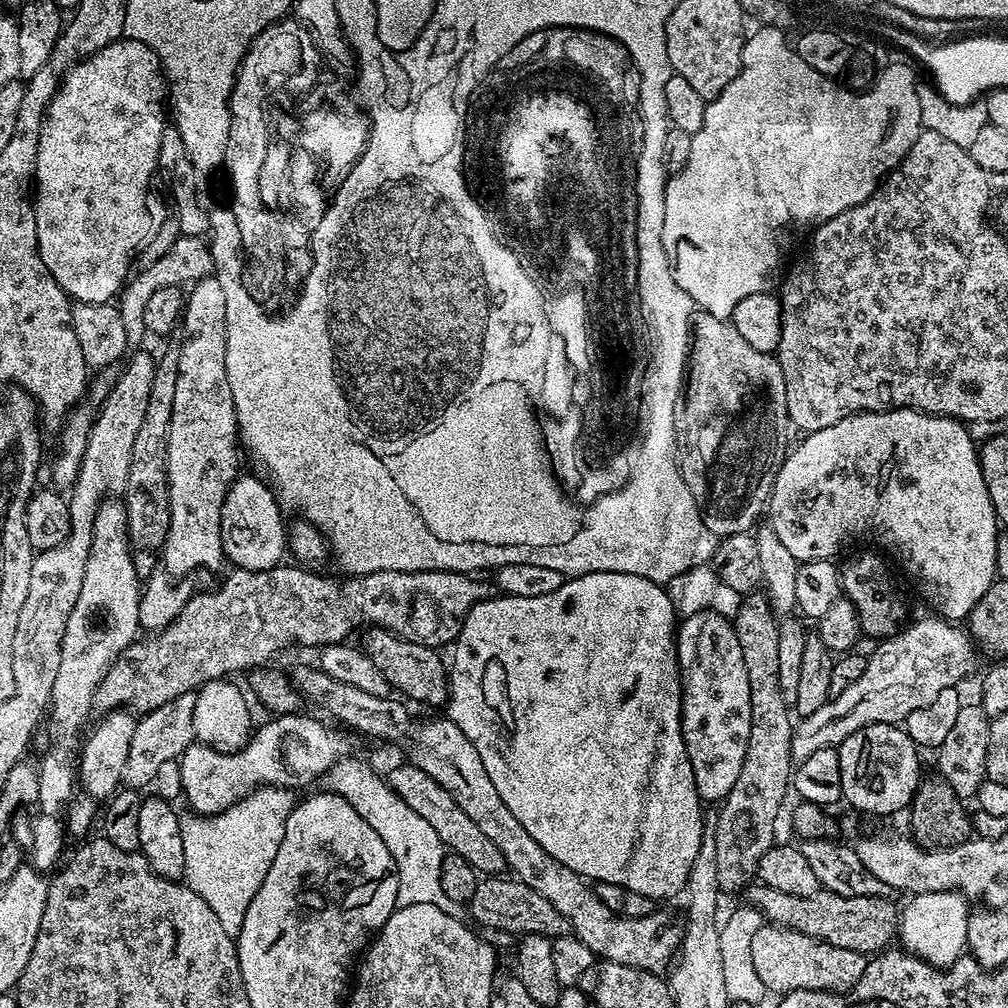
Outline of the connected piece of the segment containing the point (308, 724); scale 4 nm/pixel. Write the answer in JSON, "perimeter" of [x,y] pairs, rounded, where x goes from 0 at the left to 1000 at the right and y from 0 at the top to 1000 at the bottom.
{"perimeter":[[[297,706],[271,711],[270,715],[264,717],[259,723],[257,721],[250,728],[245,739],[236,746],[218,747],[202,738],[190,737],[178,754],[181,764],[181,788],[184,795],[187,794],[191,801],[189,803],[197,809],[210,809],[222,806],[228,799],[232,799],[241,791],[246,790],[253,782],[302,780],[312,772],[316,773],[331,756],[352,747],[353,736],[351,733],[353,732],[346,725],[327,722],[303,708]]]}

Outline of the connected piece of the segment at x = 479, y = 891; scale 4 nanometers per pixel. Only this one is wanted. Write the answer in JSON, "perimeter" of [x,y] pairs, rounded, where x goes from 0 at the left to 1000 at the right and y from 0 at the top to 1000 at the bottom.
{"perimeter":[[[511,871],[500,872],[477,872],[462,898],[463,904],[468,904],[469,911],[473,913],[471,916],[477,922],[489,921],[492,925],[512,925],[513,930],[526,927],[538,927],[549,931],[564,928],[565,922],[562,911],[558,911],[553,901],[542,891],[538,891],[534,883],[526,883],[526,879]]]}

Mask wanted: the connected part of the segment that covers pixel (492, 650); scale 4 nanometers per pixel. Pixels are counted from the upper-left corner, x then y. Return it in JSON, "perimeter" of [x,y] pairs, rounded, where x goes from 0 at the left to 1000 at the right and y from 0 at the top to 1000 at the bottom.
{"perimeter":[[[588,565],[582,567],[579,571],[569,571],[561,574],[554,585],[546,589],[538,589],[530,593],[514,593],[513,591],[501,591],[493,589],[486,595],[474,597],[460,614],[460,620],[456,628],[452,630],[450,642],[447,644],[448,655],[446,651],[446,670],[444,672],[444,696],[442,699],[443,713],[448,714],[466,736],[470,736],[470,744],[474,744],[474,752],[478,752],[478,760],[482,760],[482,768],[486,768],[486,776],[494,784],[494,789],[502,800],[506,800],[506,808],[518,815],[518,823],[546,847],[546,851],[554,851],[558,859],[565,859],[574,869],[579,870],[584,875],[609,875],[609,879],[621,879],[621,883],[629,883],[633,887],[641,887],[648,895],[655,895],[662,891],[670,891],[677,883],[681,871],[685,867],[685,859],[688,851],[692,851],[692,843],[696,839],[696,827],[700,820],[700,814],[694,811],[694,801],[696,795],[692,784],[688,780],[688,764],[685,760],[685,752],[681,748],[681,740],[677,732],[677,716],[675,715],[675,662],[671,656],[671,625],[673,622],[673,608],[666,595],[663,592],[663,584],[658,579],[645,577],[645,573],[633,573],[633,569],[617,569],[616,567],[597,567]]]}

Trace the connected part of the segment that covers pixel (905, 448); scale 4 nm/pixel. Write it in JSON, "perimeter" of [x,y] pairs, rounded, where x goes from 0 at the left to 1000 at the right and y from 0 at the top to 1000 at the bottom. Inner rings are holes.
{"perimeter":[[[885,405],[882,409],[849,409],[846,413],[840,413],[831,419],[827,419],[827,423],[819,423],[819,427],[801,430],[801,432],[797,434],[798,438],[796,438],[787,448],[785,445],[785,447],[779,451],[778,459],[775,460],[774,465],[772,466],[770,477],[766,483],[766,490],[762,493],[762,503],[760,505],[761,519],[766,521],[766,525],[772,530],[773,536],[780,542],[780,546],[784,546],[784,550],[791,556],[791,558],[797,558],[800,556],[825,556],[826,553],[828,553],[828,548],[836,542],[837,536],[849,536],[852,532],[859,531],[860,528],[869,528],[870,538],[873,539],[875,543],[882,544],[883,547],[889,548],[890,554],[901,563],[902,569],[913,578],[913,583],[917,586],[918,593],[930,603],[926,604],[928,604],[936,614],[945,617],[959,616],[960,610],[966,605],[966,601],[970,601],[974,589],[978,589],[978,585],[982,585],[982,581],[989,574],[986,546],[988,545],[988,533],[990,531],[990,517],[986,502],[982,498],[982,486],[978,486],[978,474],[974,474],[974,462],[972,461],[972,449],[970,447],[969,438],[964,438],[963,431],[956,425],[959,424],[957,424],[953,418],[943,413],[930,413],[923,409],[915,409],[912,405]]]}

